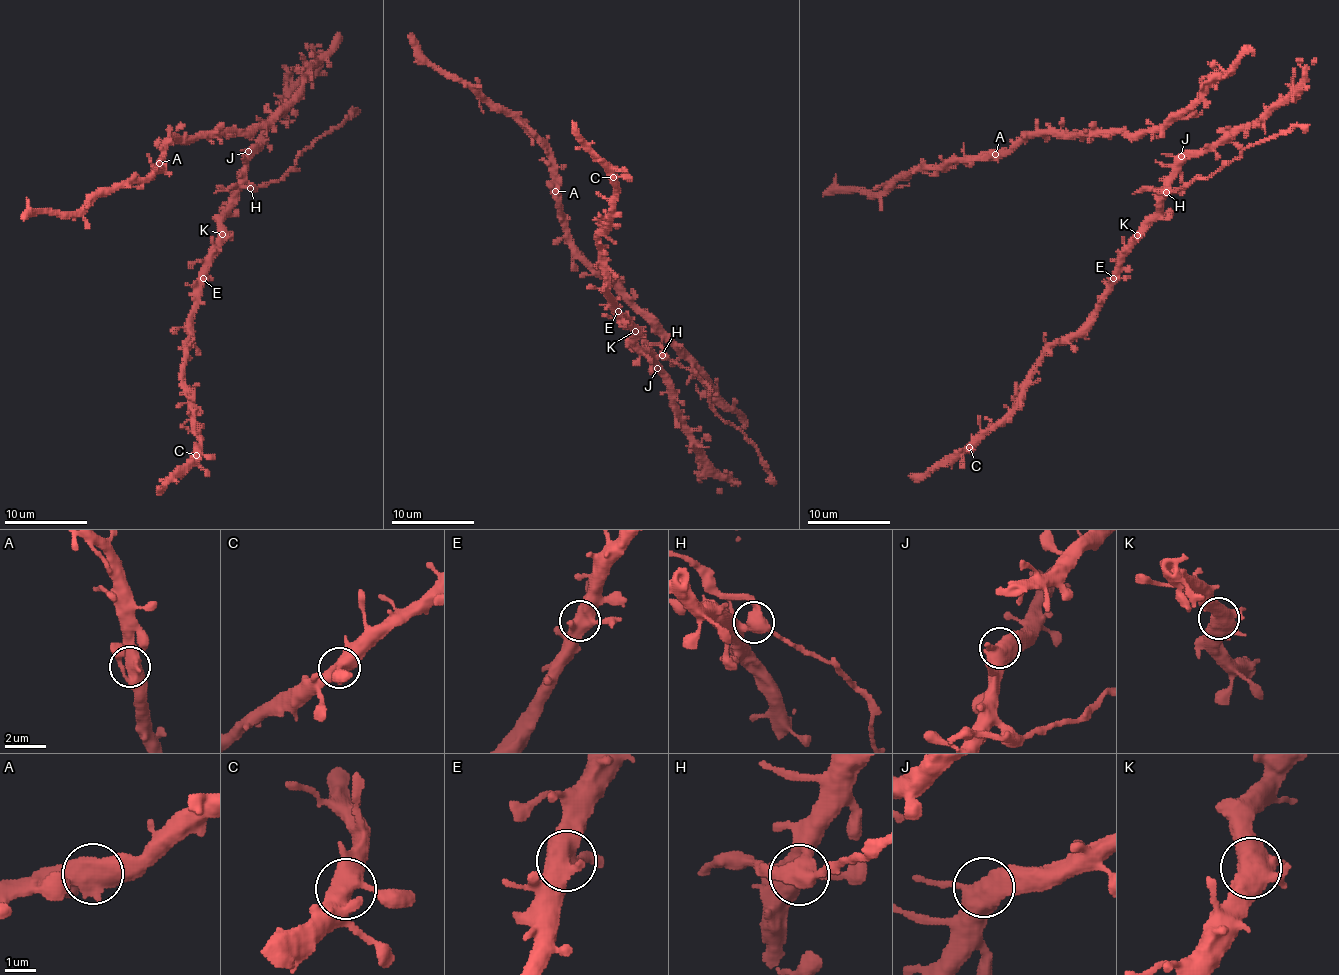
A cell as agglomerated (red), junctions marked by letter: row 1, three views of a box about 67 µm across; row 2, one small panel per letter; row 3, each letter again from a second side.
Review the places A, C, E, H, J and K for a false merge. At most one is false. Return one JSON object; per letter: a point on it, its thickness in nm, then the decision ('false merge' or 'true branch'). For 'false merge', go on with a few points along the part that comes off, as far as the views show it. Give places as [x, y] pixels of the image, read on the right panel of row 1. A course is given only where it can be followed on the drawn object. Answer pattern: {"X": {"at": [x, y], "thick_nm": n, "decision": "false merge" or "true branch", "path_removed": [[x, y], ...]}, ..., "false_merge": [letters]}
{"A": {"at": [995, 154], "thick_nm": 480, "decision": "true branch"}, "C": {"at": [969, 447], "thick_nm": 480, "decision": "true branch"}, "E": {"at": [1113, 278], "thick_nm": 500, "decision": "true branch"}, "H": {"at": [1166, 192], "thick_nm": 500, "decision": "false merge", "path_removed": [[1166, 191], [1183, 189], [1222, 169], [1247, 148], [1271, 136], [1310, 125]]}, "J": {"at": [1181, 156], "thick_nm": 550, "decision": "true branch"}, "K": {"at": [1137, 235], "thick_nm": 550, "decision": "true branch"}, "false_merge": ["H"]}

